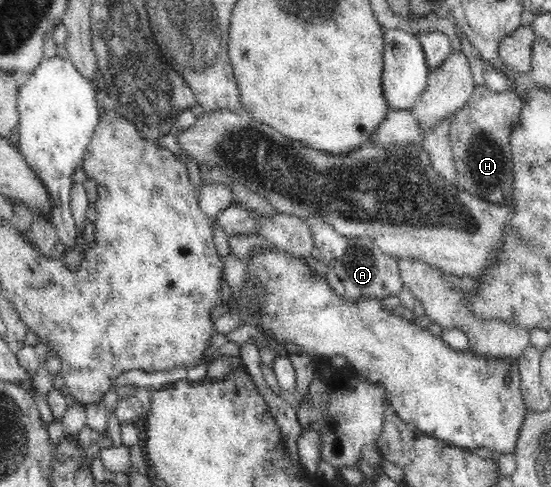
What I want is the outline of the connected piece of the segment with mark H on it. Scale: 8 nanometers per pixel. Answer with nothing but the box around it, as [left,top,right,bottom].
[449,85,522,203]

